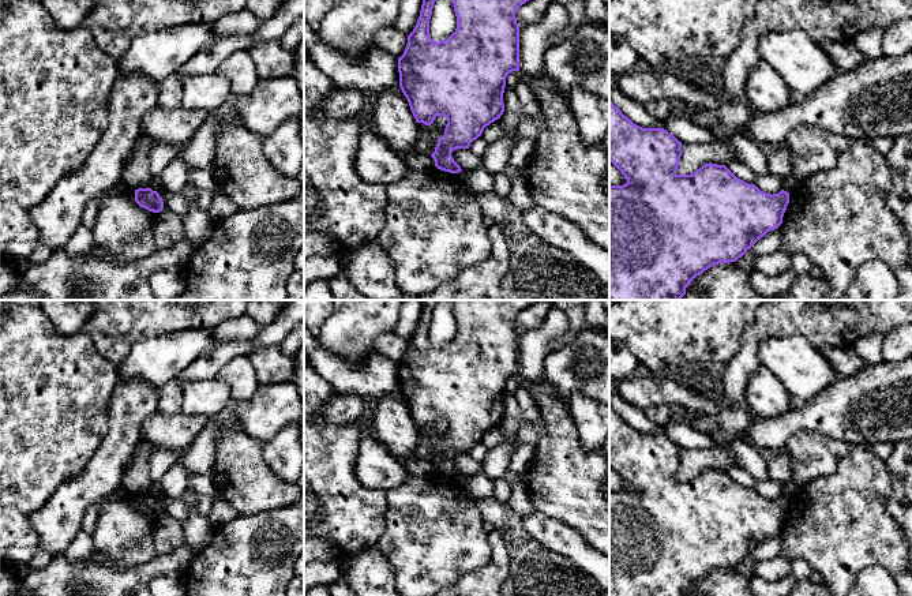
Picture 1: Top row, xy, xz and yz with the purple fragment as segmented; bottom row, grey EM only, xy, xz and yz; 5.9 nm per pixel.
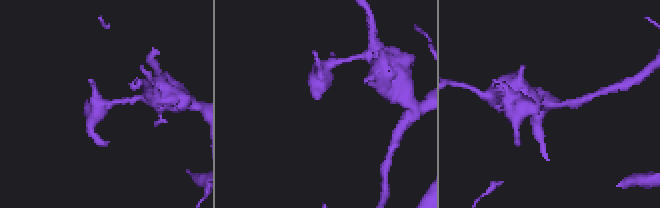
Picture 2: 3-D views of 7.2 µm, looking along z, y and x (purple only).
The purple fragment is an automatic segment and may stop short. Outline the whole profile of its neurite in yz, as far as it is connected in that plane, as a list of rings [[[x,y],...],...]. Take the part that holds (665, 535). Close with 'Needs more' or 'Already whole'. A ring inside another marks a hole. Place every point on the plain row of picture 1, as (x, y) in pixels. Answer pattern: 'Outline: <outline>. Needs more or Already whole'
Outline: [[[609,405],[609,468],[627,484],[623,491],[609,491],[609,596],[686,596],[691,586],[718,569],[736,567],[767,537],[782,529],[782,522],[789,509],[789,498],[766,499],[757,491],[738,484],[725,471],[705,469],[691,480],[678,480],[676,475],[682,462],[682,447],[664,434],[642,434],[634,430]]]. Already whole

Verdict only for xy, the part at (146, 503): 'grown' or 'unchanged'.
unchanged

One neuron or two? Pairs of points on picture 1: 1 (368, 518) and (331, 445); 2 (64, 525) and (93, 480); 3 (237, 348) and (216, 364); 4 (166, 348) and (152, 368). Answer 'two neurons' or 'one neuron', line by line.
1: one neuron
2: one neuron
3: one neuron
4: one neuron

